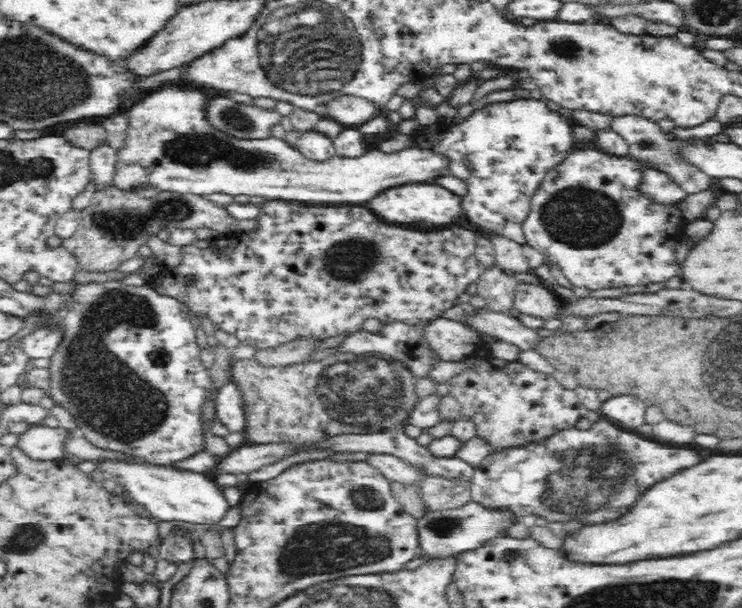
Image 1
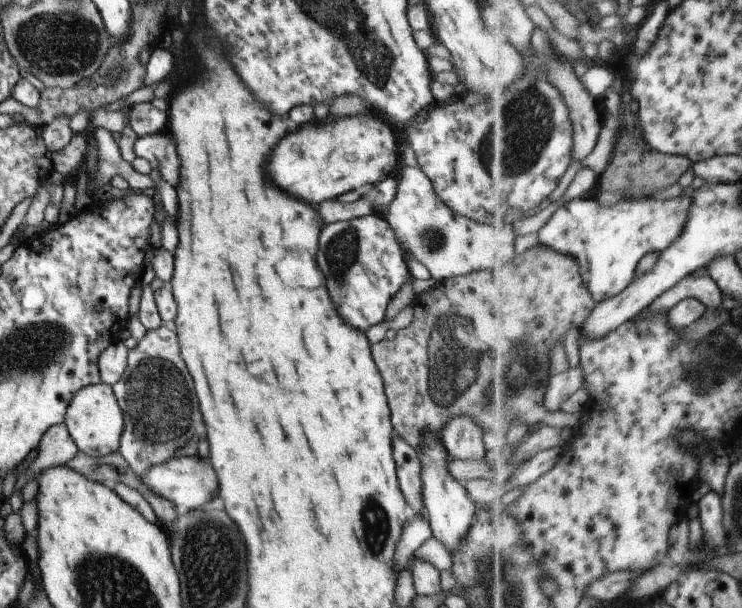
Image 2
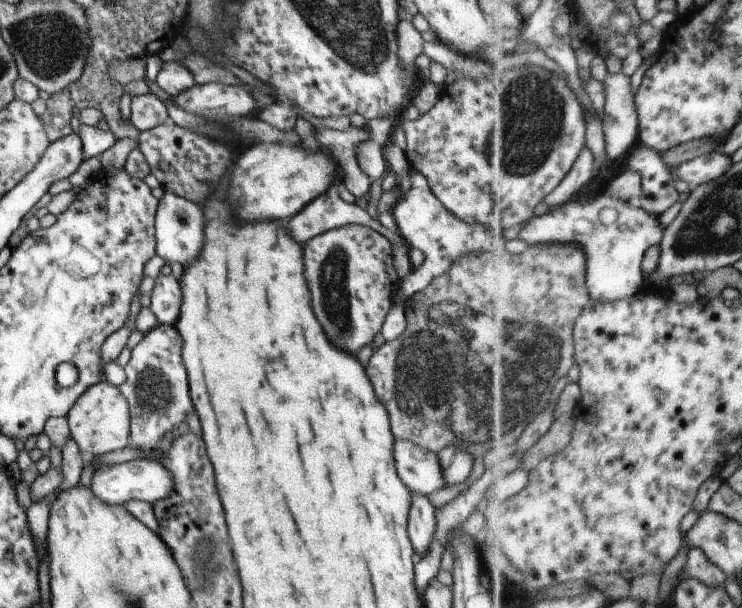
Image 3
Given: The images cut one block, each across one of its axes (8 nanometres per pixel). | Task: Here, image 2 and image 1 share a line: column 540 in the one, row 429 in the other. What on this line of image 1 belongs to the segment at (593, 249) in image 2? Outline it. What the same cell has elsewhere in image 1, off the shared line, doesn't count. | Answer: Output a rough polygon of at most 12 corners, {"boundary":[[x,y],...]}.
{"boundary":[[231,380],[217,390],[216,418],[244,432],[244,399]]}

